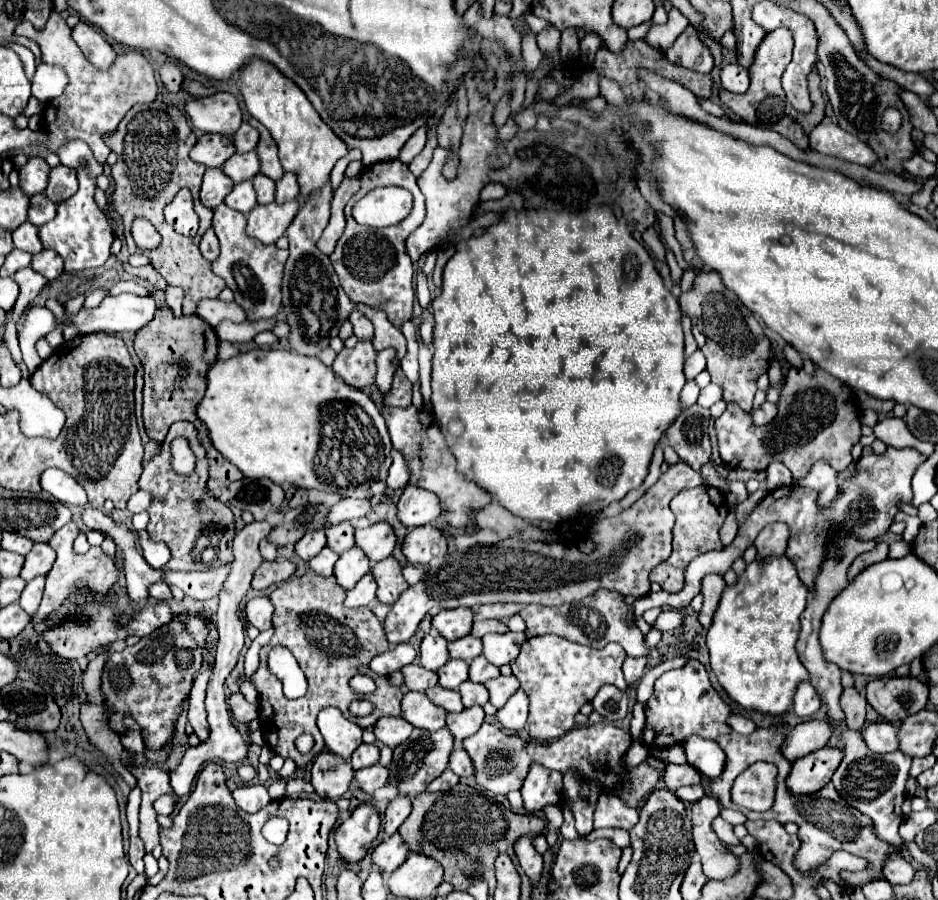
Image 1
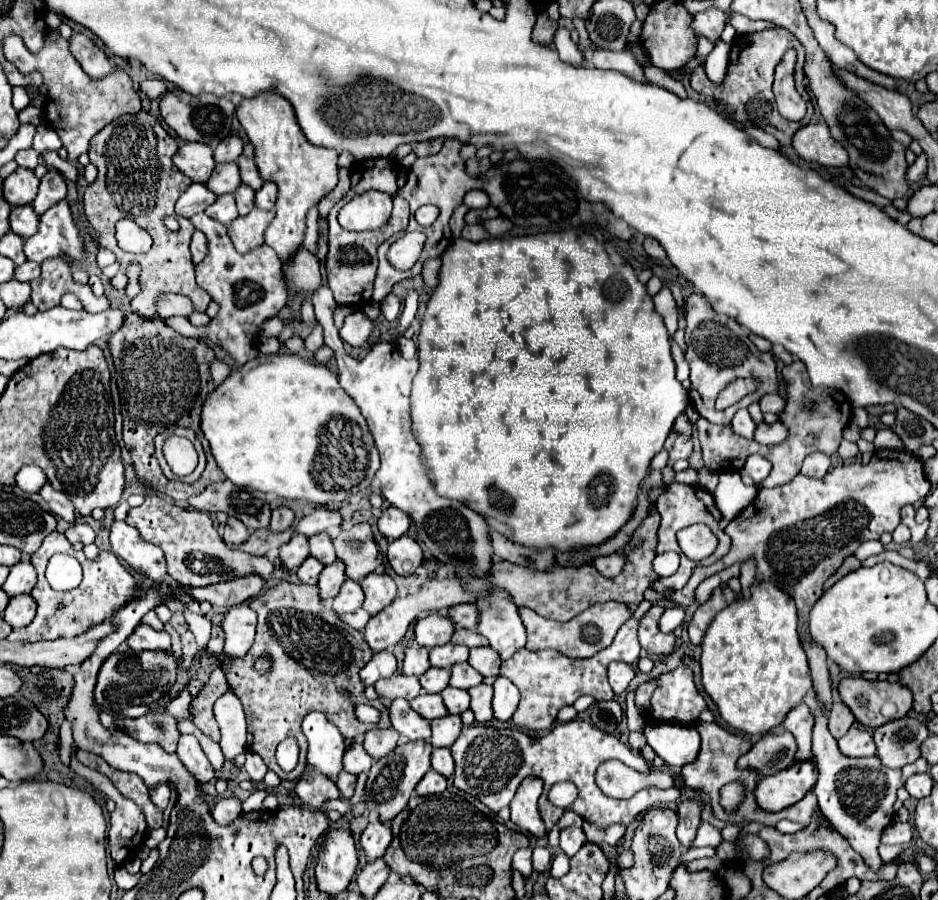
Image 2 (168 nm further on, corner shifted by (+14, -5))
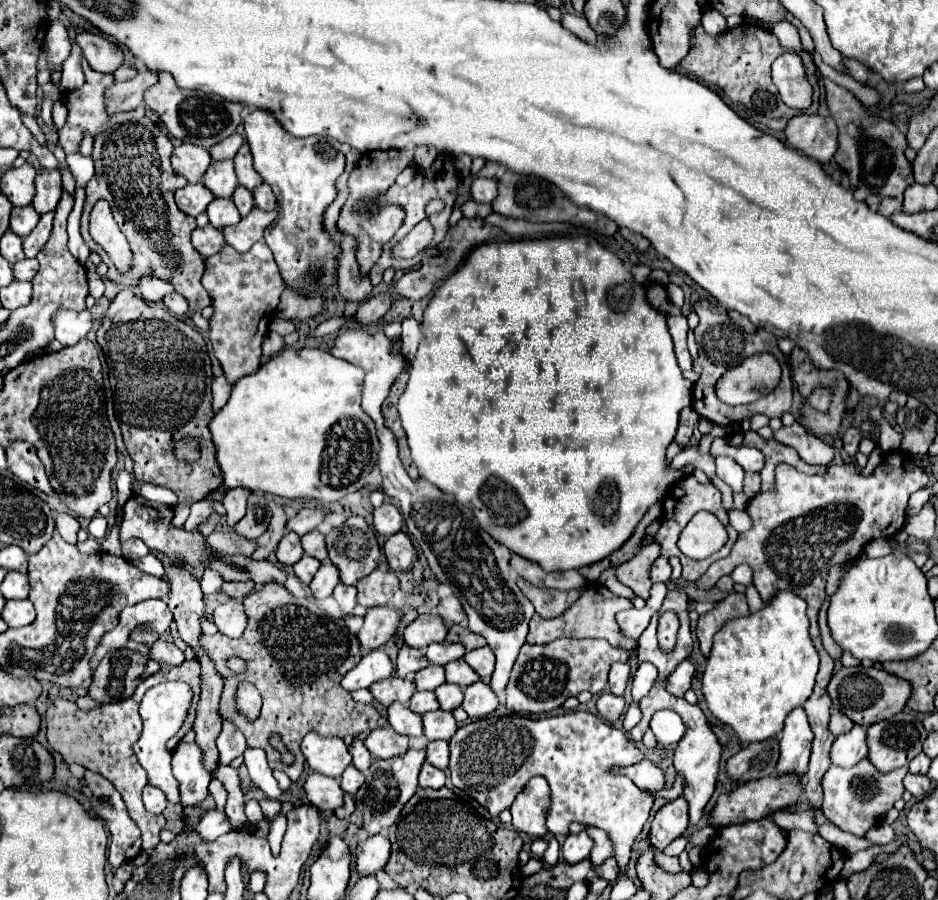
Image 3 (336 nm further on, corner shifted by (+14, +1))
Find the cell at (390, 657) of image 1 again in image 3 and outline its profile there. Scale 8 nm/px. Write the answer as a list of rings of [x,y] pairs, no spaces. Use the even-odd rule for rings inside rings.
[[[378,648],[370,654],[366,654],[342,680],[342,686],[346,690],[360,690],[360,688],[368,688],[374,680],[382,680],[386,676],[392,674],[392,660],[390,656]]]

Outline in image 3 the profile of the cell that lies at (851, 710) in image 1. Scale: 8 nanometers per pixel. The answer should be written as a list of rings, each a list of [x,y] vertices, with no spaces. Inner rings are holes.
[[[832,710],[832,716],[830,716],[830,732],[834,736],[848,732],[852,726],[854,726],[854,722],[846,714],[842,714],[838,710]]]

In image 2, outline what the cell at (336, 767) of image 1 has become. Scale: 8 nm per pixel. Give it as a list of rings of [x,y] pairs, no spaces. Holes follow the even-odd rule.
[[[306,770],[296,784],[298,798],[314,810],[322,810],[324,802],[340,796],[336,784],[318,770]]]

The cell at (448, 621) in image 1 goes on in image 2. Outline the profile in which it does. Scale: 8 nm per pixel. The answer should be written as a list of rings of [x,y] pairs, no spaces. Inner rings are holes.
[[[426,616],[414,626],[414,640],[424,648],[434,648],[448,644],[454,634],[454,624],[448,616]]]

